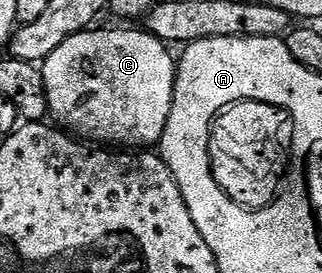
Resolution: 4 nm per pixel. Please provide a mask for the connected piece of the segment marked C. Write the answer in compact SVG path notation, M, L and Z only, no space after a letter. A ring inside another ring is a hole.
M97 29L71 36L45 59L43 73L52 117L62 118L70 131L78 130L73 132L86 134L81 136L97 144L142 142L142 147L149 148L152 142L160 143L177 79L170 47L152 36L105 38Z

